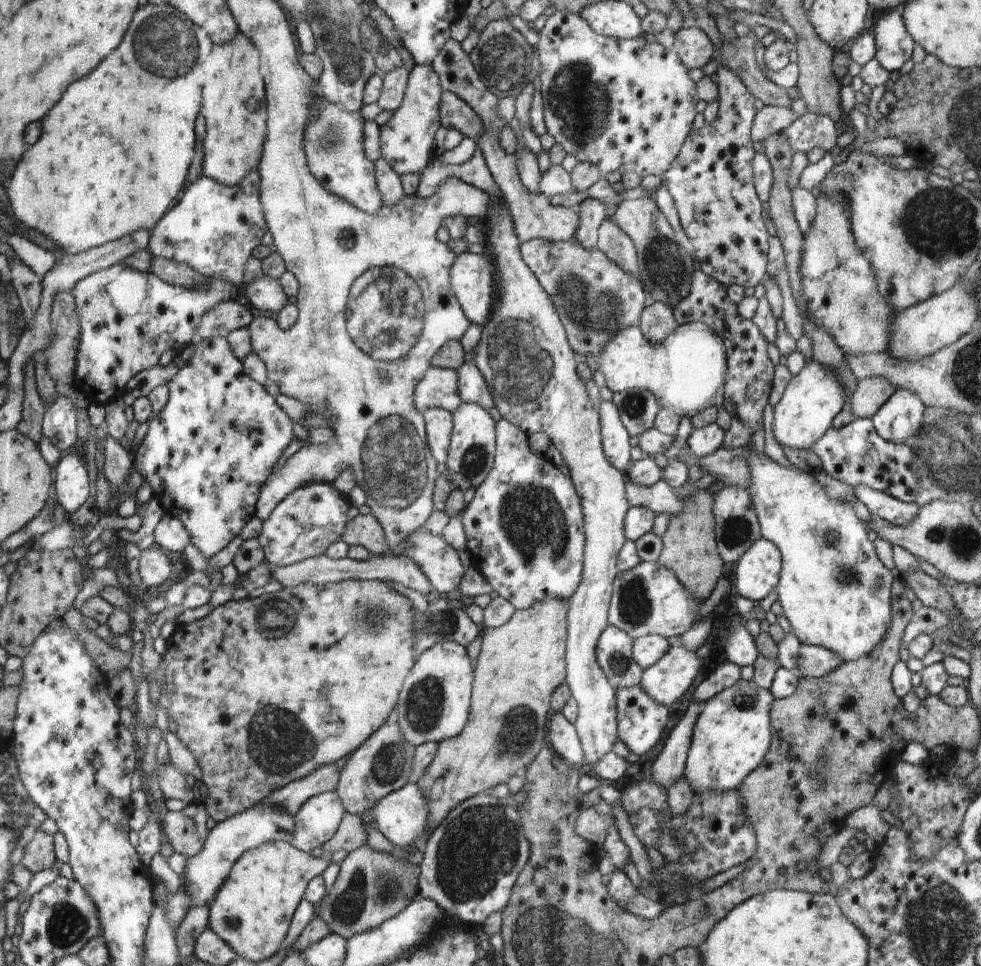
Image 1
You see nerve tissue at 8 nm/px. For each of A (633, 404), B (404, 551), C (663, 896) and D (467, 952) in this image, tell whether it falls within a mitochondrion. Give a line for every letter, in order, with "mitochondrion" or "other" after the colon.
A: mitochondrion
B: other
C: other
D: other

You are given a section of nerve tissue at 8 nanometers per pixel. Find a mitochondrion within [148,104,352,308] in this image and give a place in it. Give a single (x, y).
(332, 139)

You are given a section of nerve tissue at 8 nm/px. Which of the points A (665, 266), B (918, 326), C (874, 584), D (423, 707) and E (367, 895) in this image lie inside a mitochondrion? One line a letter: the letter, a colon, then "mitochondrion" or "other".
A: mitochondrion
B: other
C: mitochondrion
D: mitochondrion
E: mitochondrion

